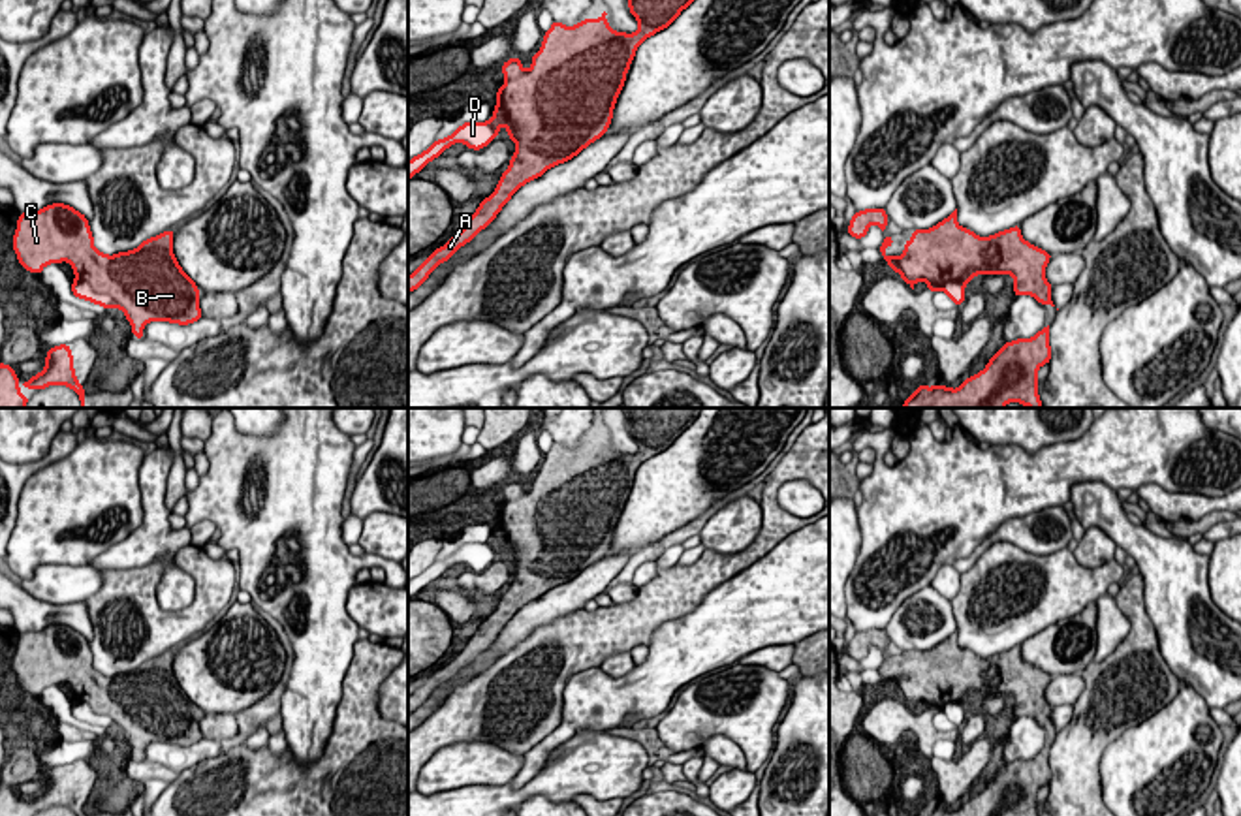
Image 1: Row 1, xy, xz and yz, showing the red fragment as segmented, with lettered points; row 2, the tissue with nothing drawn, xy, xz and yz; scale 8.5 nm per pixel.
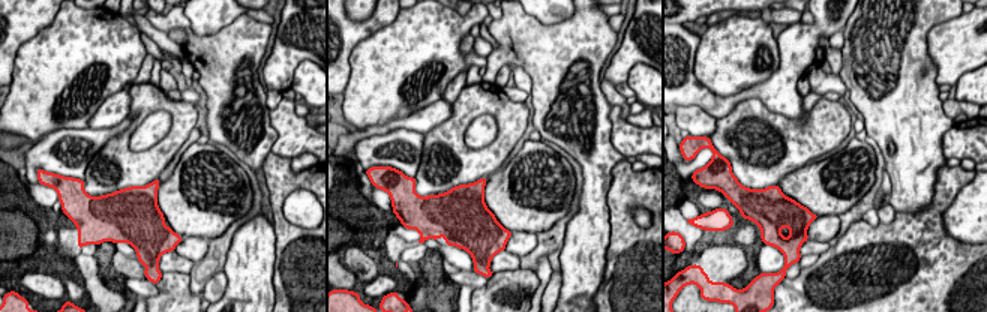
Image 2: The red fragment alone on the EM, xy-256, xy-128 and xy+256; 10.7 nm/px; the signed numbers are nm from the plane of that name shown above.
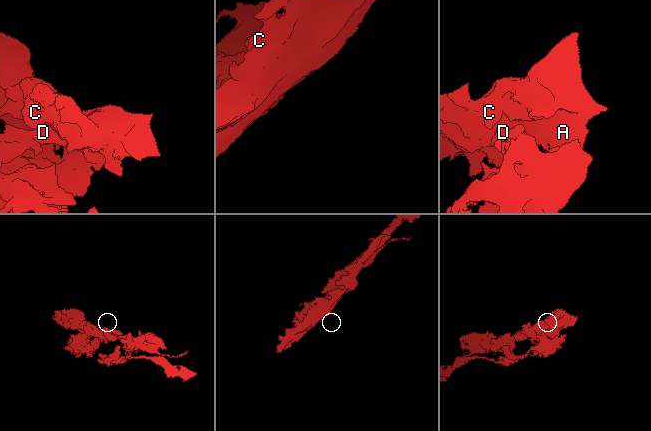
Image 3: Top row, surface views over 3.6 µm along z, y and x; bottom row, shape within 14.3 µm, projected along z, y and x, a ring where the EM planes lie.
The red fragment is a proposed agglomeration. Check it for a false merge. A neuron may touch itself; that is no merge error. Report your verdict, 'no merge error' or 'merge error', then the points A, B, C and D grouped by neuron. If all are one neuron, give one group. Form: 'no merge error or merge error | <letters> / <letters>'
merge error | A B C / D

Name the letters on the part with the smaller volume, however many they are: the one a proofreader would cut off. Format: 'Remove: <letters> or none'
Remove: D

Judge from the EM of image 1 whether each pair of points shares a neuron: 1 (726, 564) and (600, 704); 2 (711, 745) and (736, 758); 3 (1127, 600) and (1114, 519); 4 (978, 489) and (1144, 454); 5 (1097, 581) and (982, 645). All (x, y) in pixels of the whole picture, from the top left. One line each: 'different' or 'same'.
1: different
2: same
3: different
4: same
5: same

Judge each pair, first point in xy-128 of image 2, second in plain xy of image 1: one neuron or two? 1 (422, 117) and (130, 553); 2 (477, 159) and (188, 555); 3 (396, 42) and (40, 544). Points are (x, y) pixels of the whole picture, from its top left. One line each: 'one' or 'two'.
1: two
2: one
3: one

